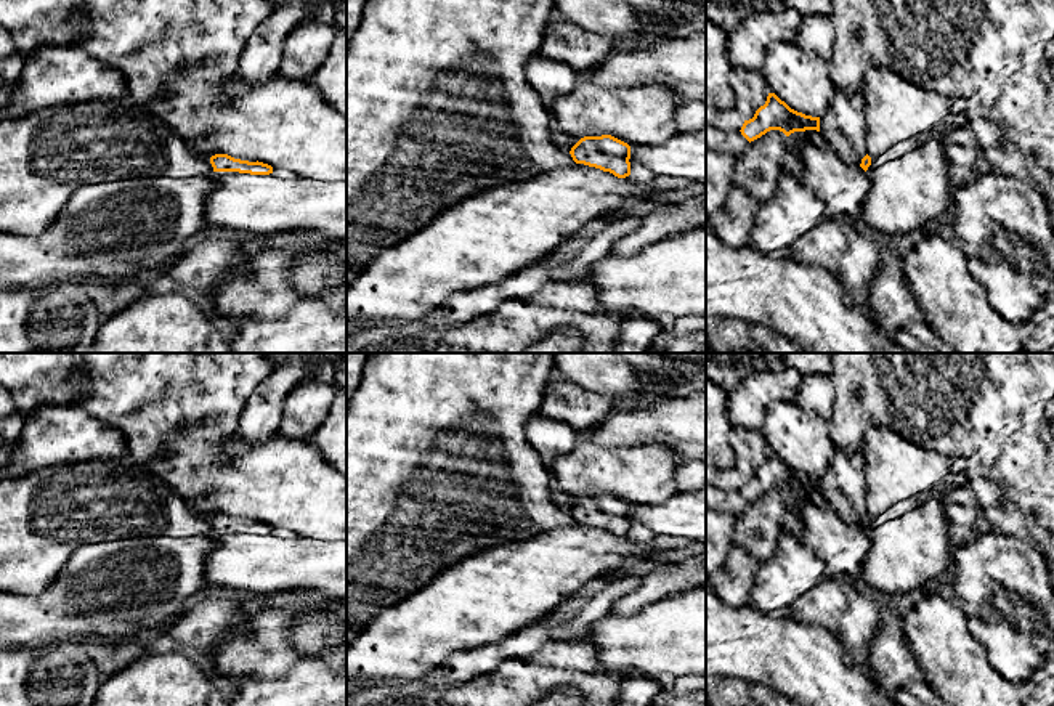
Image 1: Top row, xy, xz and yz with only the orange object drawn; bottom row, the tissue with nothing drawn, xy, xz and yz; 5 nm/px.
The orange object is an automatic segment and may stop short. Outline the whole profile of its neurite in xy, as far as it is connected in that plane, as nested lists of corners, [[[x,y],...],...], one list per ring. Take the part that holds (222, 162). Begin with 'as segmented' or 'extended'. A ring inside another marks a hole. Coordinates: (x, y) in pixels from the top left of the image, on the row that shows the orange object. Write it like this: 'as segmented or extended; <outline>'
as segmented; [[[215,154],[210,157],[210,164],[213,172],[239,172],[239,173],[250,173],[250,175],[270,175],[273,173],[273,167],[263,162],[249,162],[234,159],[228,154]]]

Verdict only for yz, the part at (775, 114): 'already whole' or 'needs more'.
needs more

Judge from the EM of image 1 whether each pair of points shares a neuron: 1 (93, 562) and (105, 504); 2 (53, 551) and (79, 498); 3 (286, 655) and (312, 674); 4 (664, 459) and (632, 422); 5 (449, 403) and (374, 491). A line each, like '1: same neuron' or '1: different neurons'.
1: different neurons
2: same neuron
3: different neurons
4: different neurons
5: same neuron

